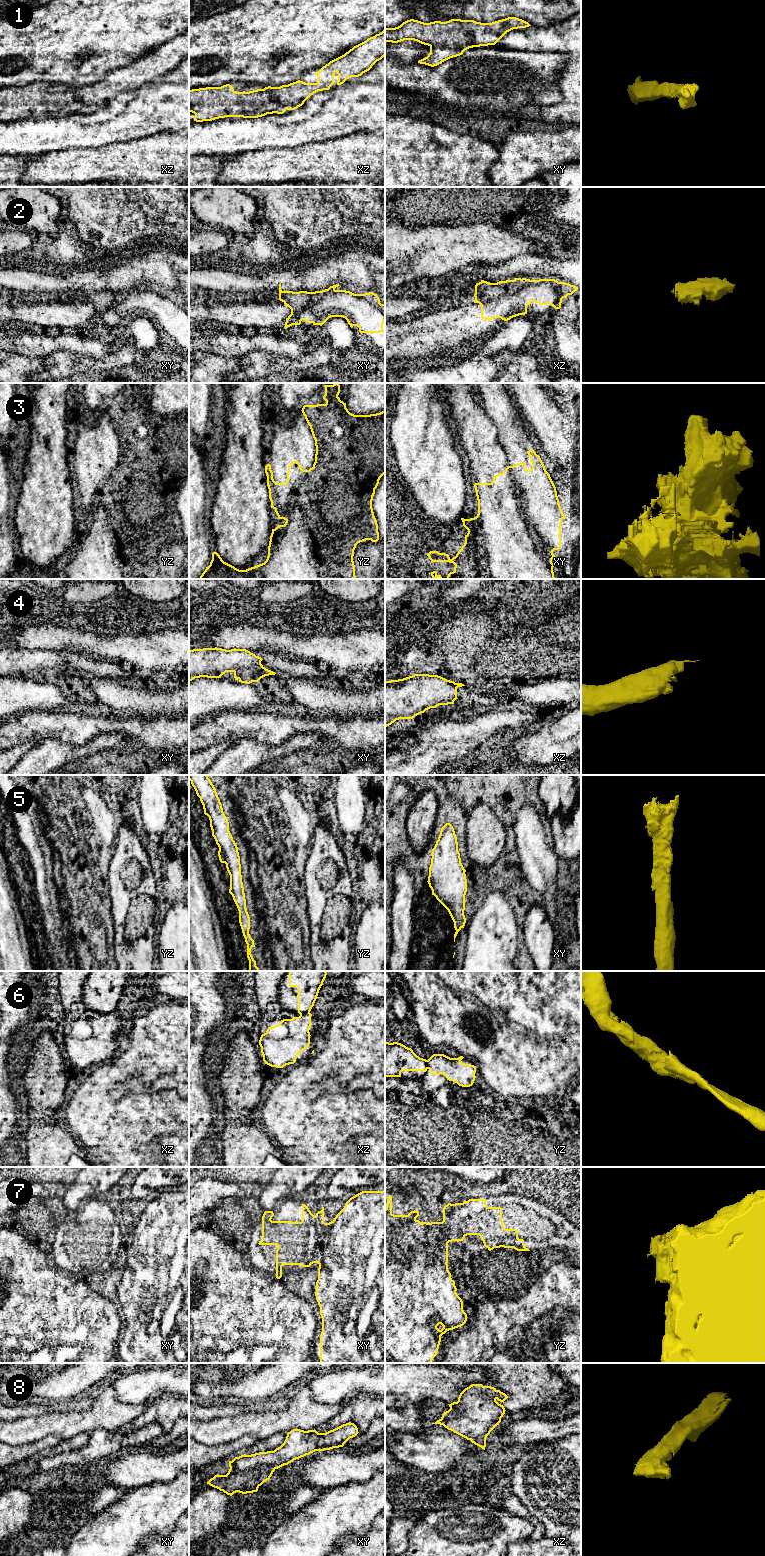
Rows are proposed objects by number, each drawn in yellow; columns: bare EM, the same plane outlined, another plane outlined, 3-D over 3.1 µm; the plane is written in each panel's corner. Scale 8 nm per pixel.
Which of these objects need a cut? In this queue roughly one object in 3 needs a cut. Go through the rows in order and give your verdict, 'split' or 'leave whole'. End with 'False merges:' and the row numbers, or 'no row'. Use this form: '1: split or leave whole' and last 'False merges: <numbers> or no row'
1: leave whole
2: leave whole
3: split
4: leave whole
5: leave whole
6: split
7: split
8: leave whole
False merges: 3, 6, 7

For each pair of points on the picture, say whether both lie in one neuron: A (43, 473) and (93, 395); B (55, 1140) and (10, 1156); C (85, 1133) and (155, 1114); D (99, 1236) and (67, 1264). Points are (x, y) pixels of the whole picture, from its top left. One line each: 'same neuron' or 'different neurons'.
A: different neurons
B: different neurons
C: same neuron
D: same neuron

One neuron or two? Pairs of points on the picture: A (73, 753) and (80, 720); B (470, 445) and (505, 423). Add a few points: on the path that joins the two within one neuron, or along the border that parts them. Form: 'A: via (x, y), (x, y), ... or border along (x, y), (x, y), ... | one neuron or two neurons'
A: border along (52, 738), (79, 746) | two neurons
B: border along (483, 408), (483, 411), (497, 430), (498, 441) | two neurons

